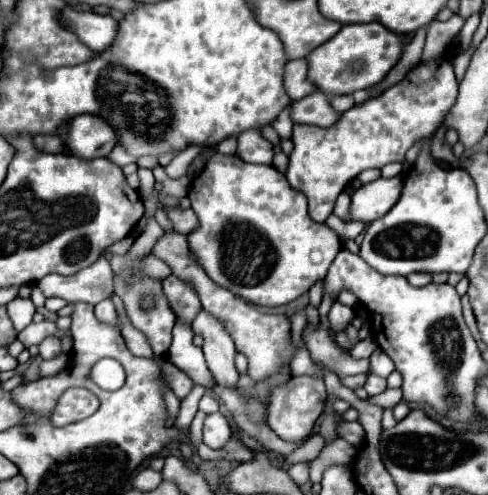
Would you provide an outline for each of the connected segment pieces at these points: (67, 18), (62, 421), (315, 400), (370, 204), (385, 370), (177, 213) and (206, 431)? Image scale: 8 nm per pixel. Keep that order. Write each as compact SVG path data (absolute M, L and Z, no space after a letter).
M73 9L63 11L63 25L77 33L77 37L95 53L107 51L119 33L117 21L109 15L97 15L97 13L79 13Z
M75 387L75 389L67 389L59 397L53 413L49 415L49 421L53 427L65 427L69 423L83 421L83 419L91 417L97 409L99 409L97 395L87 389Z
M307 375L291 377L287 383L283 383L281 387L271 391L267 423L281 439L285 439L289 443L303 443L305 439L311 437L325 399L327 399L327 391L325 391L325 383L321 379L313 379Z
M379 177L373 183L363 185L353 193L353 203L351 203L351 215L355 221L365 221L371 223L379 217L383 217L393 203L399 201L403 191L403 177Z
M381 349L373 351L373 355L369 357L369 361L371 361L373 373L377 373L377 375L381 375L381 377L387 377L387 375L395 369L395 367L393 367L393 361L391 361Z
M181 207L165 209L165 215L171 221L171 227L175 233L187 235L187 231L193 231L197 227L197 217L195 217L193 209L181 209Z
M213 413L205 419L203 425L203 441L211 447L211 449L219 449L223 447L231 437L231 427L227 423L227 419L221 413Z

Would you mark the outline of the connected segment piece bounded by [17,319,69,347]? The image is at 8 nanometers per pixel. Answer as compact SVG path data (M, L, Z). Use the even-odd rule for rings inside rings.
M47 321L45 323L31 323L29 327L25 327L21 333L19 333L19 341L25 345L25 347L31 347L31 345L39 345L43 339L47 337L67 337L69 331L61 331L57 329L57 325L53 321Z

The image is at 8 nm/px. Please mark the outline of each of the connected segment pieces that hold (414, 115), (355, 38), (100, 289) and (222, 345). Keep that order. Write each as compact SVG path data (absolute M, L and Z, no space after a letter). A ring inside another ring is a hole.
M441 55L433 61L419 63L407 77L361 105L355 105L341 115L333 127L295 125L293 151L289 155L287 181L309 199L309 215L313 221L323 223L335 205L337 195L365 169L381 169L393 161L405 161L405 151L413 141L431 137L443 123L449 109L455 105L457 87L451 57Z
M381 23L345 25L333 39L311 51L311 55L307 57L309 79L319 87L319 91L327 95L349 95L359 89L373 87L381 83L397 65L407 43L411 43L409 35L393 33Z
M99 257L91 267L79 271L77 275L47 275L37 287L45 297L61 297L67 303L99 303L113 295L113 273L109 259Z
M201 309L197 317L193 319L193 331L201 333L205 339L203 353L205 353L207 367L211 375L215 377L215 381L219 385L235 387L235 383L239 381L239 373L235 367L237 351L225 325L217 317L213 319L211 313Z

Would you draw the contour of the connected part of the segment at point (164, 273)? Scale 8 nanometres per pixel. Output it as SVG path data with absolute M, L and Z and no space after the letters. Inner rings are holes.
M149 255L145 261L145 273L155 279L165 279L169 277L169 267L163 261L157 261L153 255Z

